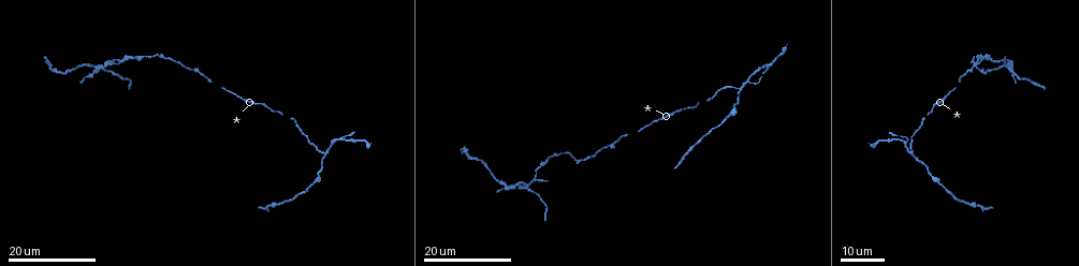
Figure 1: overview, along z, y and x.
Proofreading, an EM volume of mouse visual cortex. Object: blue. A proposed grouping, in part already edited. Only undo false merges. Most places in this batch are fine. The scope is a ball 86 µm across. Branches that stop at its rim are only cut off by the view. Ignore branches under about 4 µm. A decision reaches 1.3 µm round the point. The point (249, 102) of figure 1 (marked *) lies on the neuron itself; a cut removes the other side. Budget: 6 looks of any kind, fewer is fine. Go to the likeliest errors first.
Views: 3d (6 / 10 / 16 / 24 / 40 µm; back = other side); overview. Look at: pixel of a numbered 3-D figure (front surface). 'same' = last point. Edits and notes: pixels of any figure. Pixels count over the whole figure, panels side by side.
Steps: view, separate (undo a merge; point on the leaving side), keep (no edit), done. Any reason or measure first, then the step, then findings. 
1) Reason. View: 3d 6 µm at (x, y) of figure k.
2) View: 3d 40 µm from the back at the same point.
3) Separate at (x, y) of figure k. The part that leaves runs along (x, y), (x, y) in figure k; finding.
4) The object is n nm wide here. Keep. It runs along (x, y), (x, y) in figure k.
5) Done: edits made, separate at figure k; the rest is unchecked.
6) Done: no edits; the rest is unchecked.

Three-way junction. View: 3d 24 µm at (741, 87) of figure 1.

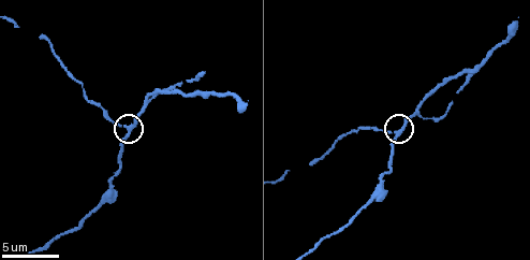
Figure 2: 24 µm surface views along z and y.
View: 3d 10 µm at (398, 132) of figure 2.

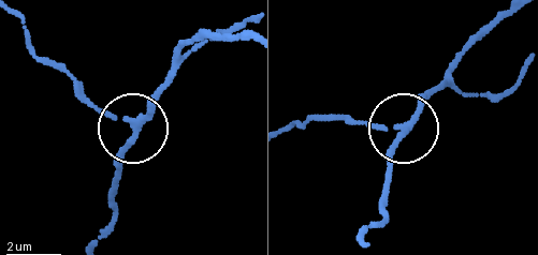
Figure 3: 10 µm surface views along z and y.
The object is 200 nm wide here. Keep. Continuous, no second neuron.

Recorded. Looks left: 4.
View: 3d 24 µm at (609, 145) of figure 1.

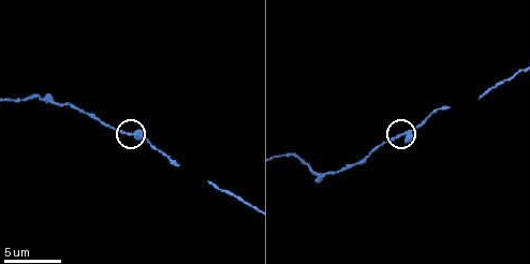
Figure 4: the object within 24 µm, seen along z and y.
View: 3d 6 µm at (400, 136) of figure 4.

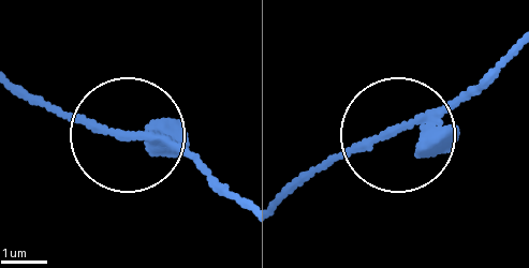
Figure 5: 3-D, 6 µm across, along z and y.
View: 3d 6 µm from the back at (123, 135) of figure 5.

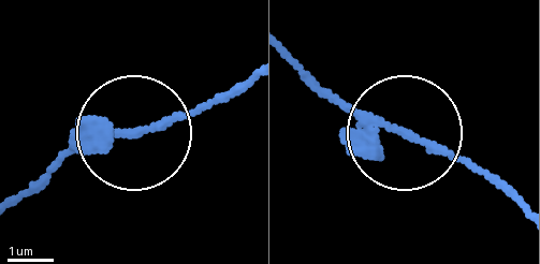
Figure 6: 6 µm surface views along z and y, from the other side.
The object is 240 nm wide here. Keep. One neuron here.

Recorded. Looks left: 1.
Done: no edits; the rest is unchecked.

